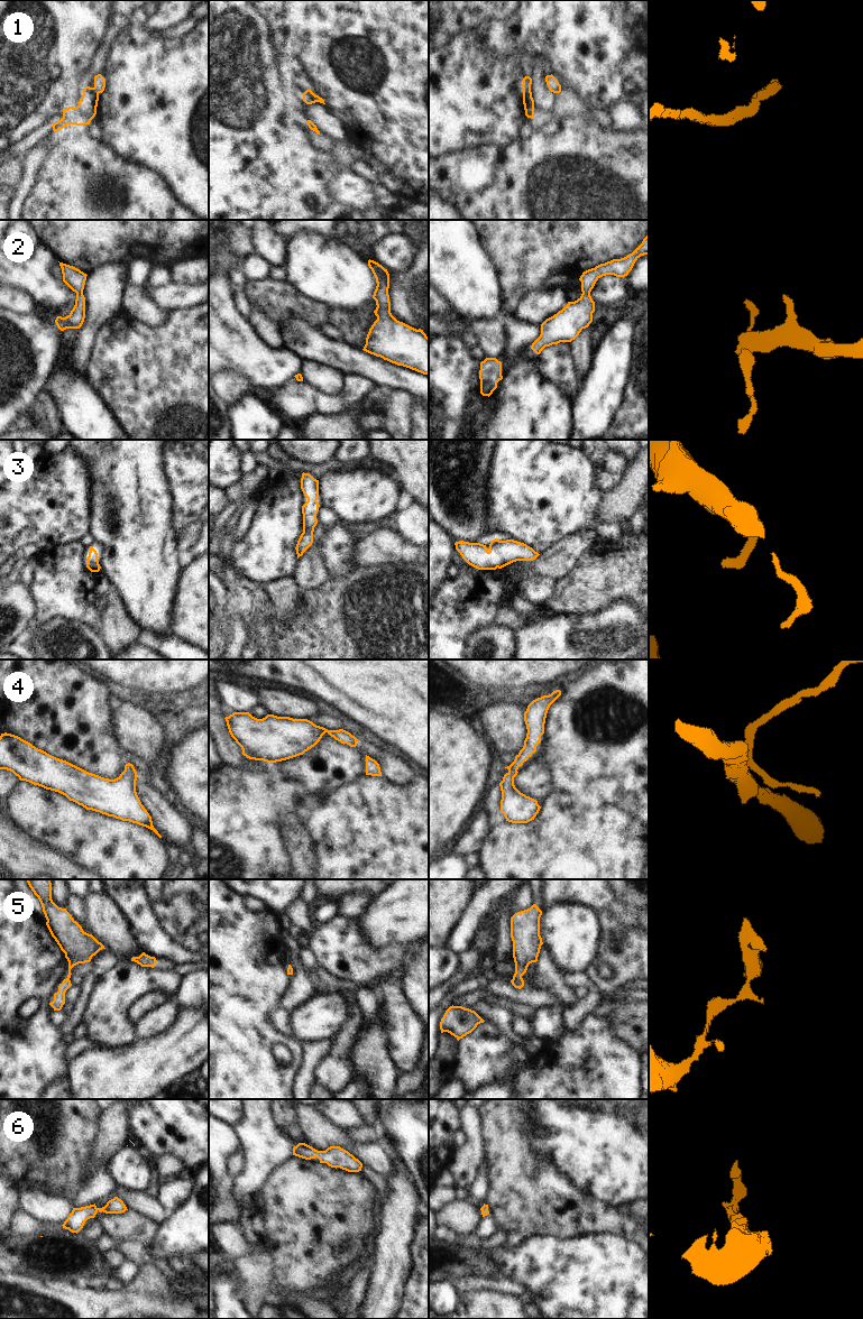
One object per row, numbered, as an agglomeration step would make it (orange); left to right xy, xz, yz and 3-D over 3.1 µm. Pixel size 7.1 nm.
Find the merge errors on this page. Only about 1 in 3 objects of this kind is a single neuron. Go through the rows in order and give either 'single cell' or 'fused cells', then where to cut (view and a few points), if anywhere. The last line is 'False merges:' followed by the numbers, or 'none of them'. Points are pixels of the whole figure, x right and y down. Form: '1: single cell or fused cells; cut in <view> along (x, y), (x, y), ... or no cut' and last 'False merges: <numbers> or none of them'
1: fused cells; cut in yz along (530, 89), (523, 92)
2: single cell; no cut
3: single cell; no cut
4: single cell; no cut
5: single cell; no cut
6: single cell; no cut
False merges: 1

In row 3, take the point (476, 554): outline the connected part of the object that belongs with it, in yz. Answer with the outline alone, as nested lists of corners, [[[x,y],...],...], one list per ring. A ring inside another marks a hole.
[[[493,539],[487,548],[480,543],[456,542],[456,550],[462,559],[478,570],[502,569],[516,561],[533,561],[540,554],[524,543]]]

